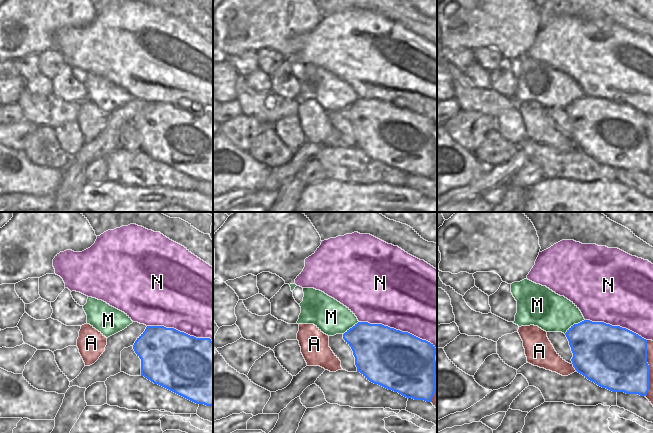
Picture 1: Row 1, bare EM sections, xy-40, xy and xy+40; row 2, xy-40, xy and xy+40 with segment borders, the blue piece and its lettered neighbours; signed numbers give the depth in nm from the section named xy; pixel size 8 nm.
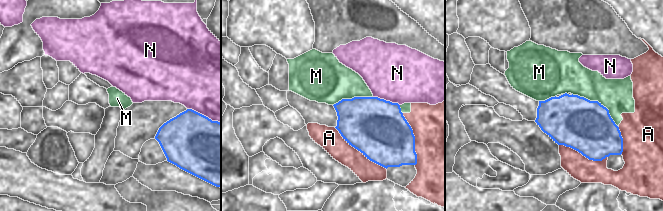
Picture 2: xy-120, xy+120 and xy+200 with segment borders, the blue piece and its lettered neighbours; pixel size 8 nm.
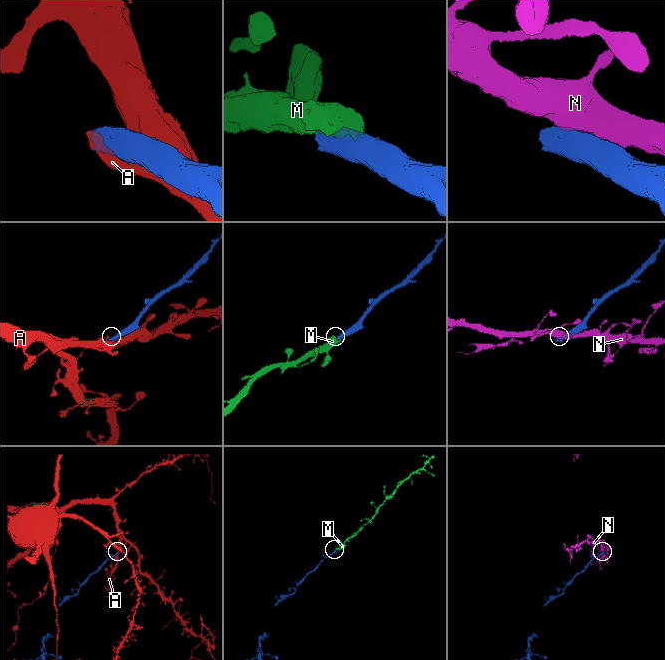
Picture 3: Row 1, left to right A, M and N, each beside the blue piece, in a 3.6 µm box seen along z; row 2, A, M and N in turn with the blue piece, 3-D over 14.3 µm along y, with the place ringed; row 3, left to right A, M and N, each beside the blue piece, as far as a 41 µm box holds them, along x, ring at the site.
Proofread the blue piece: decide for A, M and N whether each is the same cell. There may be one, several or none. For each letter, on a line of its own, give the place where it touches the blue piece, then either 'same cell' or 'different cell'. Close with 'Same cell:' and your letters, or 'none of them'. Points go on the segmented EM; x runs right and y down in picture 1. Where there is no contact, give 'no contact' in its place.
A: contact xy+40 (648, 368); different cell
M: contact xy+40 (574, 324); same cell
N: contact xy (398, 330); different cell
Same cell: M

